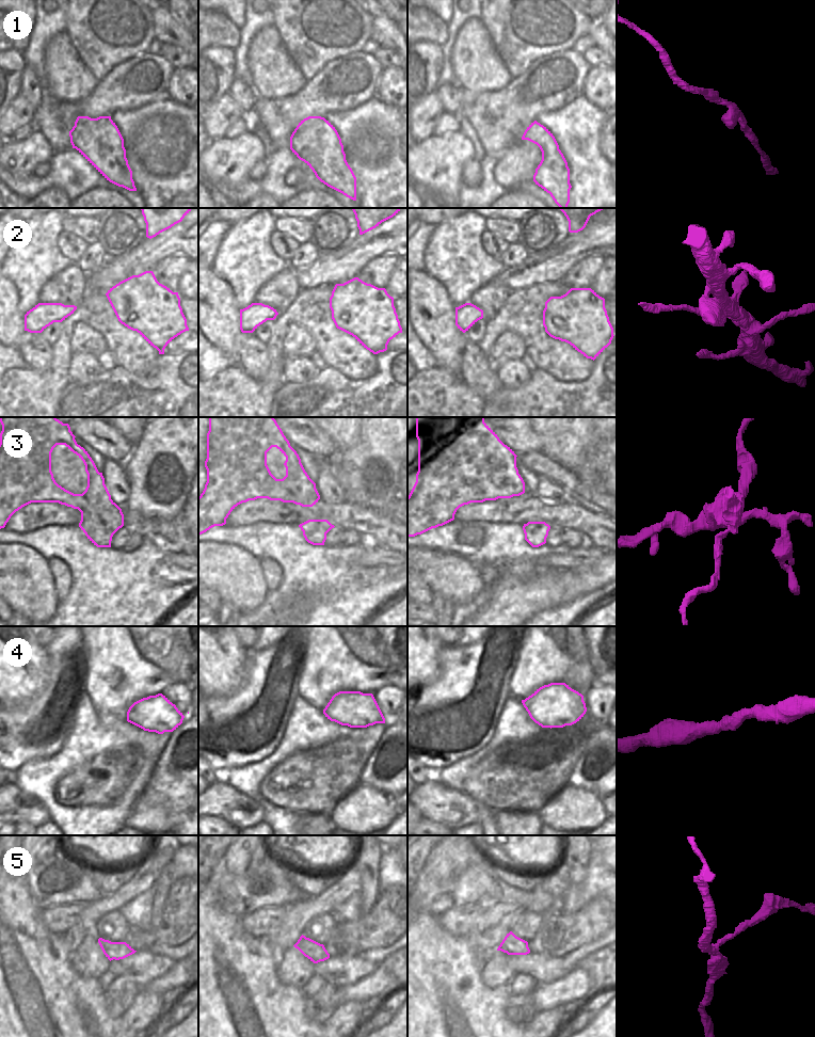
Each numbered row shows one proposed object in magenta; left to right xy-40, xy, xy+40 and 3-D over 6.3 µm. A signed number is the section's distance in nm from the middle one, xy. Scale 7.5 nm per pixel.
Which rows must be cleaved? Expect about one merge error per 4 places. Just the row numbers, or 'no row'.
3, 5

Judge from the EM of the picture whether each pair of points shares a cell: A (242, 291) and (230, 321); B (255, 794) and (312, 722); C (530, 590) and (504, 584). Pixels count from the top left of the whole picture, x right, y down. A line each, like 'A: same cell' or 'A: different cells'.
A: different cells
B: same cell
C: same cell

